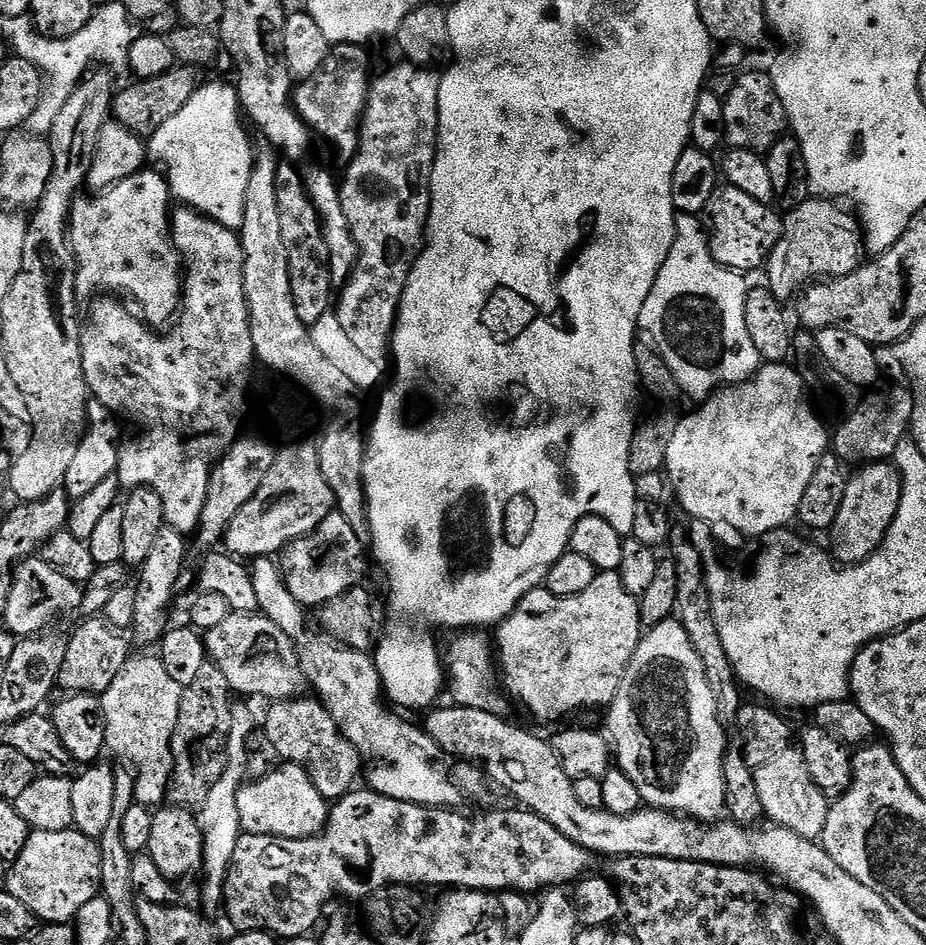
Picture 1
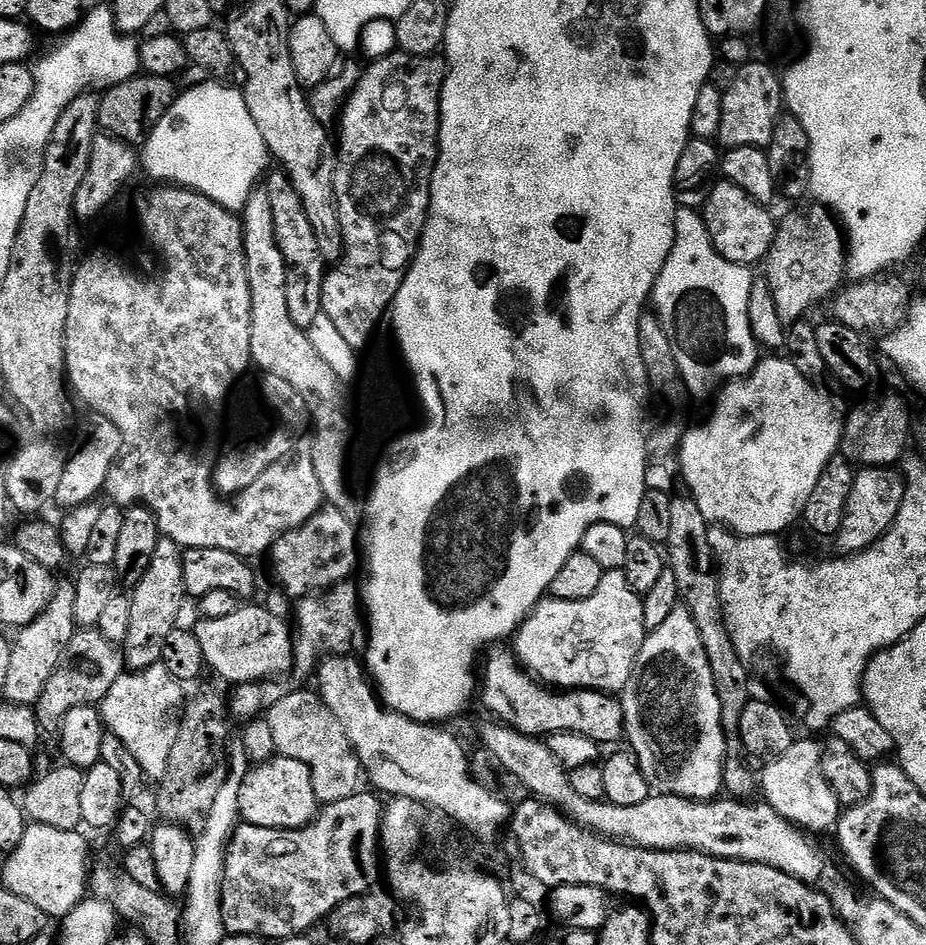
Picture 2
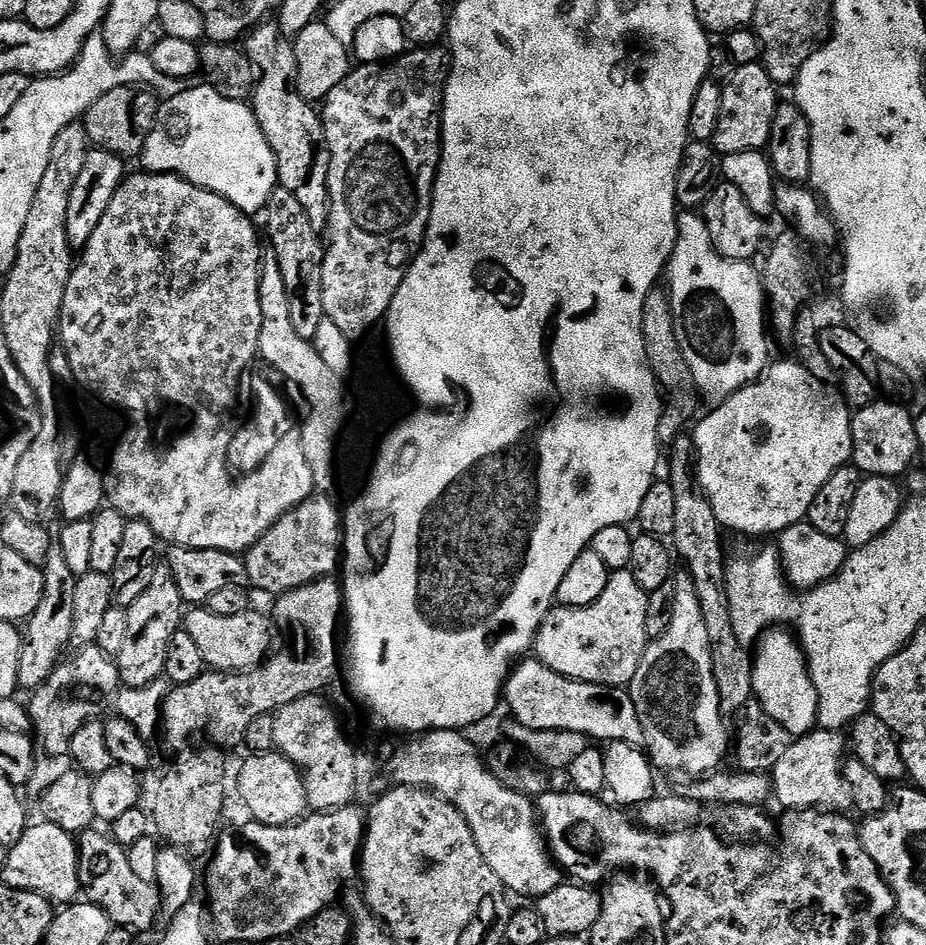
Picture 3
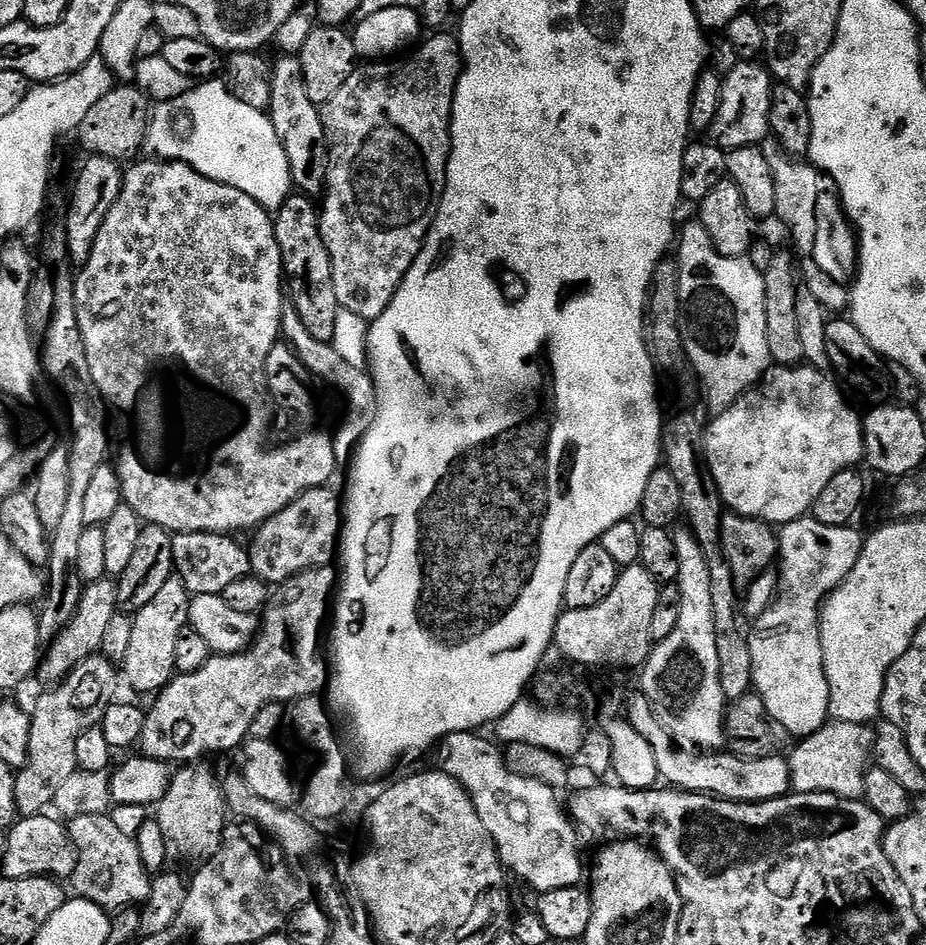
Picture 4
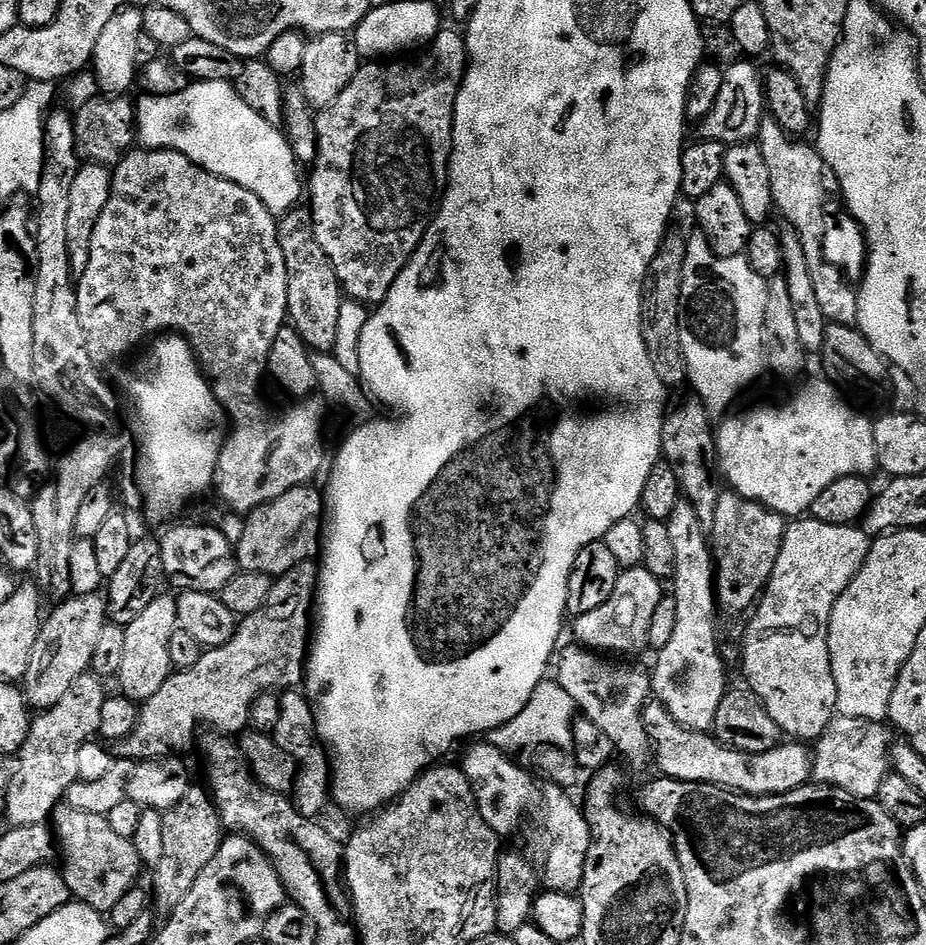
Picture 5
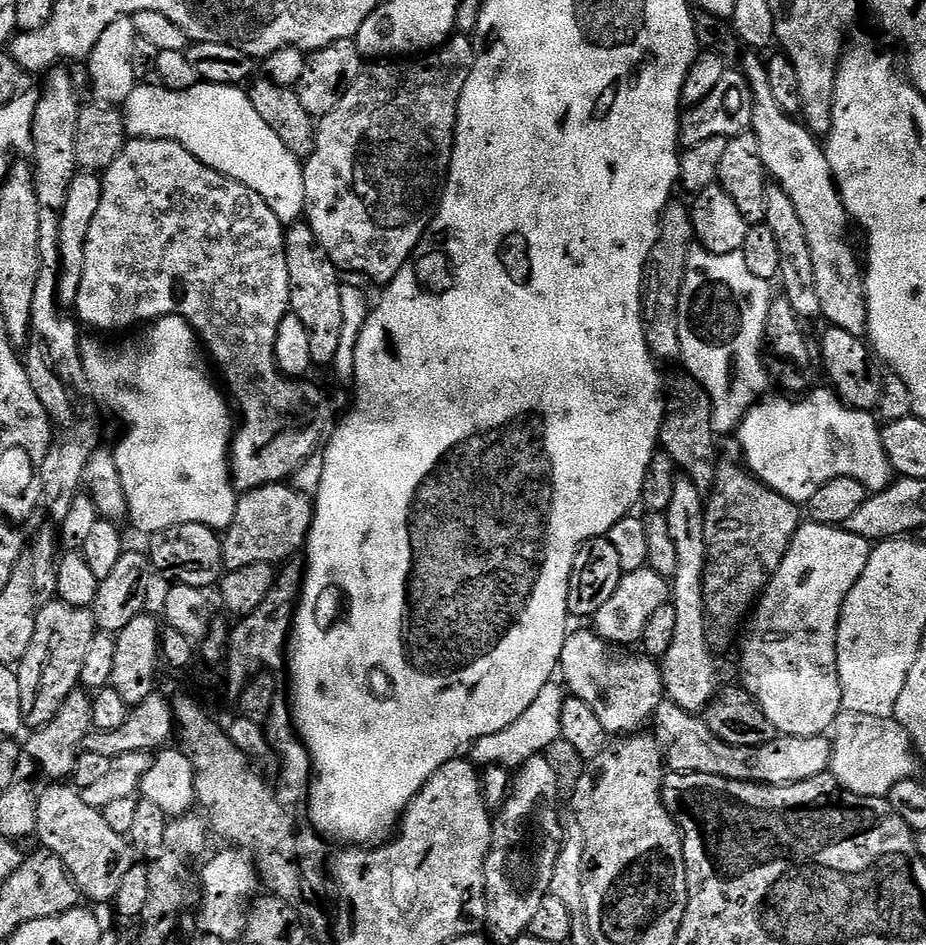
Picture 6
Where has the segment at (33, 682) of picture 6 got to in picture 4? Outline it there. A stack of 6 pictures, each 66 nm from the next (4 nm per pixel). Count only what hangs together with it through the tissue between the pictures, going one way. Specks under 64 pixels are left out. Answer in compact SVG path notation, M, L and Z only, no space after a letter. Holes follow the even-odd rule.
M105 578L91 581L80 596L78 610L72 621L47 645L48 653L46 651L43 653L38 665L38 680L40 676L44 686L60 684L68 677L70 670L74 670L74 666L78 666L86 658L97 655L102 646L102 634L106 634L110 618L114 618L117 614L116 580Z

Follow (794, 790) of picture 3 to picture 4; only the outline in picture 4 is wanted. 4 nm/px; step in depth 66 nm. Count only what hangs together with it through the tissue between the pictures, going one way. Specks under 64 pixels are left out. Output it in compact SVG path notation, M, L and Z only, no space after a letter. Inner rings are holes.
M832 720L797 744L787 757L795 791L829 792L851 800L863 797L864 775L870 767L870 732L865 725Z

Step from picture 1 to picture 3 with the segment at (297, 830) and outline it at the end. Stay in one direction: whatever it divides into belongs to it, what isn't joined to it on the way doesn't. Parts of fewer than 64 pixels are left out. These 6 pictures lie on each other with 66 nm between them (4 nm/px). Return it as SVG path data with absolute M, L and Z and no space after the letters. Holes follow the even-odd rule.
M279 750L248 754L245 757L244 765L236 776L236 788L252 815L249 817L255 823L279 828L297 823L309 811L309 806L304 774L296 767L296 763Z

